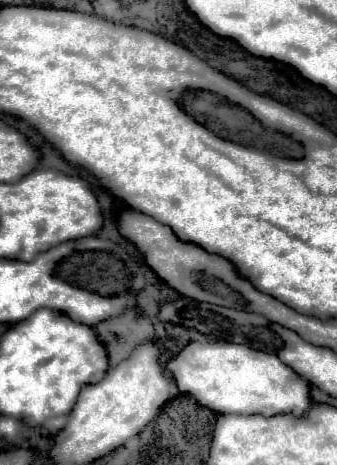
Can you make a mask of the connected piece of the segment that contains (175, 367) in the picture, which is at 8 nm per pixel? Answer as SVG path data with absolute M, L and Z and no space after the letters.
M195 340L195 342L189 342L187 346L183 346L179 350L179 354L169 358L165 368L175 378L179 392L191 394L201 406L207 406L221 414L263 414L263 416L273 416L273 414L283 414L283 412L305 414L309 410L309 406L313 404L309 398L309 382L305 378L295 374L277 356L253 350L243 344Z

